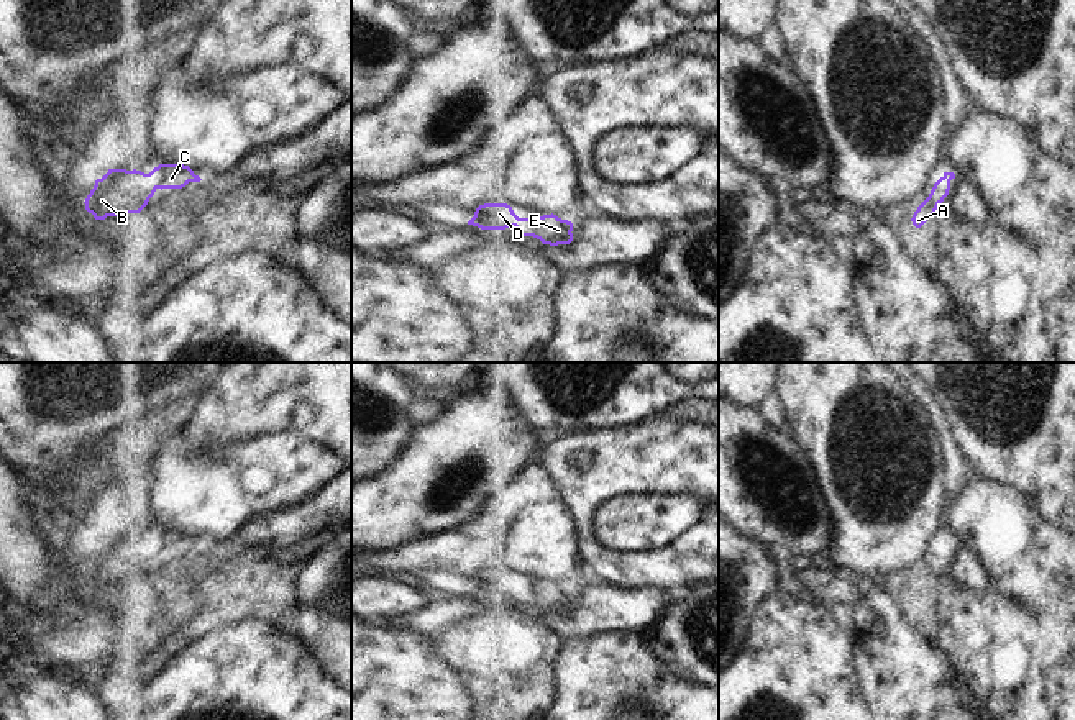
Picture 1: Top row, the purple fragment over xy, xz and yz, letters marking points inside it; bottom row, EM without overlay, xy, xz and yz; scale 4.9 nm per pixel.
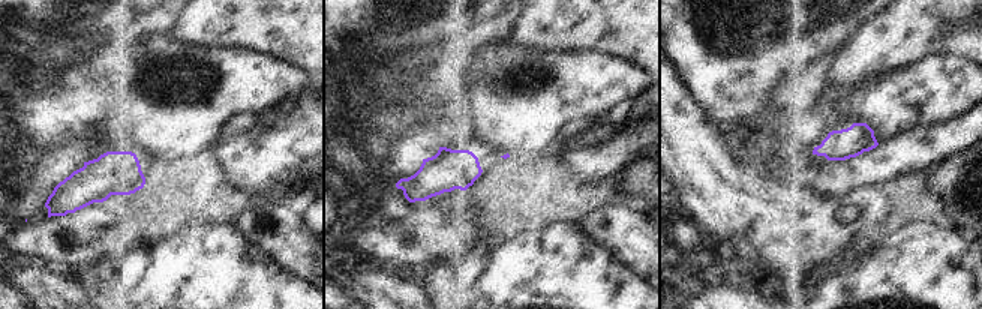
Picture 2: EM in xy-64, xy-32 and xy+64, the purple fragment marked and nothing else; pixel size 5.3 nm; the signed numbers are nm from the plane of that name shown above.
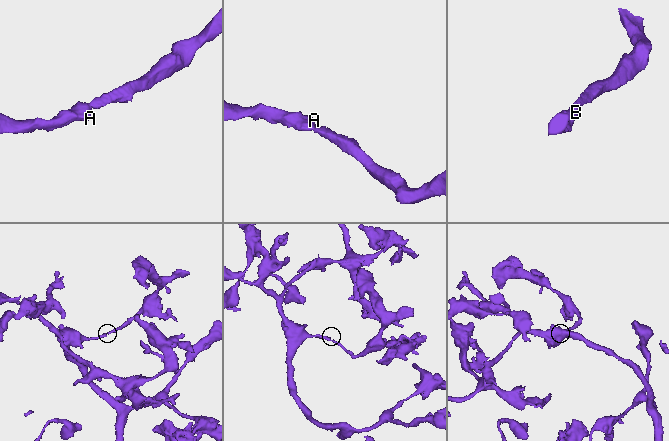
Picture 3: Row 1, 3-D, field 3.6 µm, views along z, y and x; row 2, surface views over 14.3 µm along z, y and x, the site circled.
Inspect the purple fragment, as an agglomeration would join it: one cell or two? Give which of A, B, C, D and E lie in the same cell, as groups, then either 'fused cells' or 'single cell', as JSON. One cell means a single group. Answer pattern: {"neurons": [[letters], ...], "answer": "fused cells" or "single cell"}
{"neurons": [["A", "B", "C", "D", "E"]], "answer": "single cell"}

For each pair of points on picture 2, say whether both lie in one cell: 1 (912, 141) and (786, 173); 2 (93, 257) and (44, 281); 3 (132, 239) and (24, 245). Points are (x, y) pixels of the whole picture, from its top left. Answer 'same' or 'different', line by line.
1: same
2: different
3: same

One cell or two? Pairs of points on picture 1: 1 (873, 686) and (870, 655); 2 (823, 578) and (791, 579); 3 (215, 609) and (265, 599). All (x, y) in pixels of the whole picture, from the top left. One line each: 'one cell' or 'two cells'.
1: one cell
2: two cells
3: one cell

